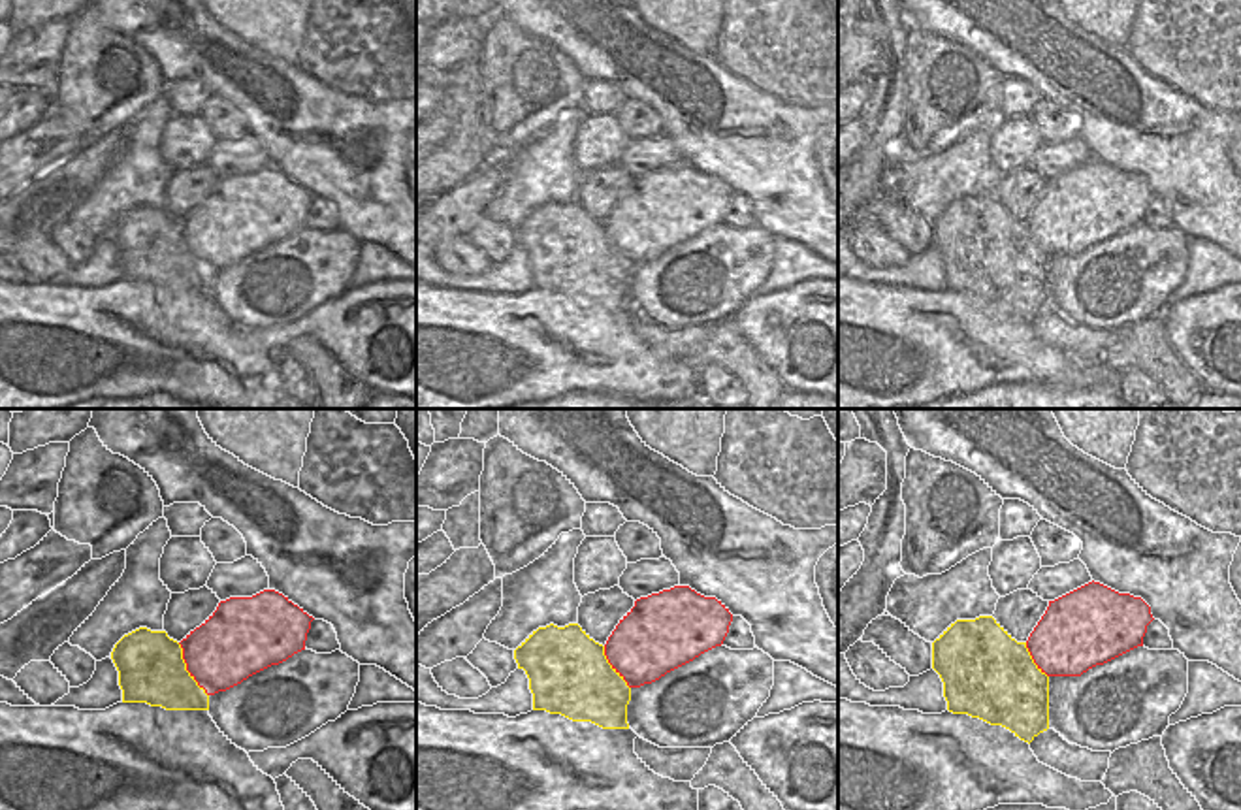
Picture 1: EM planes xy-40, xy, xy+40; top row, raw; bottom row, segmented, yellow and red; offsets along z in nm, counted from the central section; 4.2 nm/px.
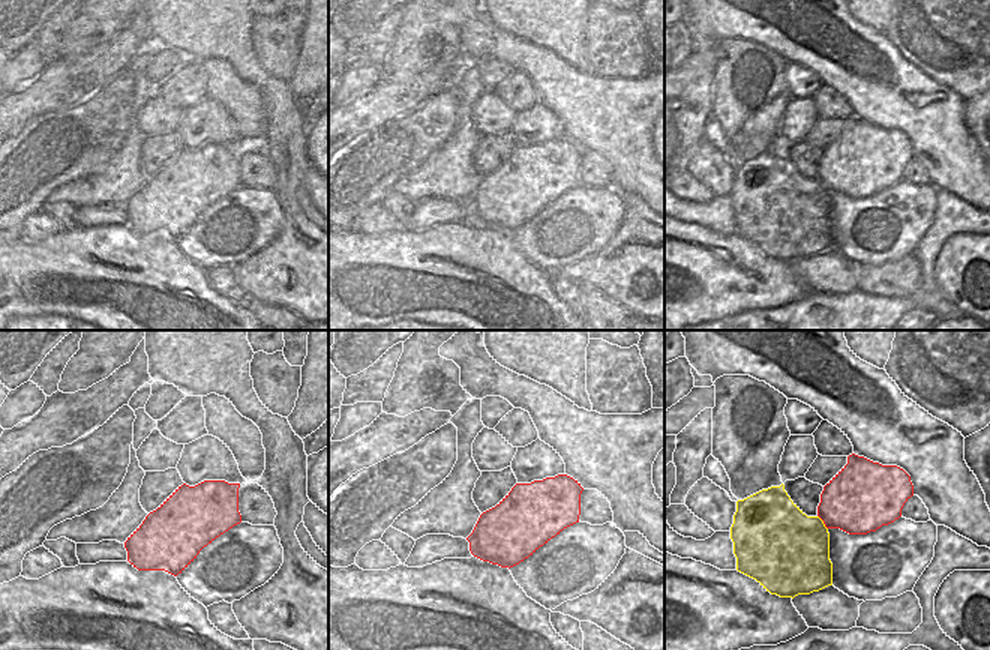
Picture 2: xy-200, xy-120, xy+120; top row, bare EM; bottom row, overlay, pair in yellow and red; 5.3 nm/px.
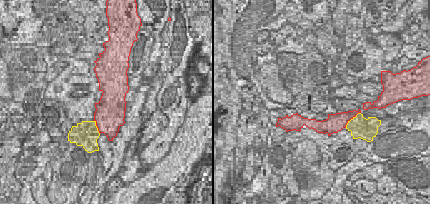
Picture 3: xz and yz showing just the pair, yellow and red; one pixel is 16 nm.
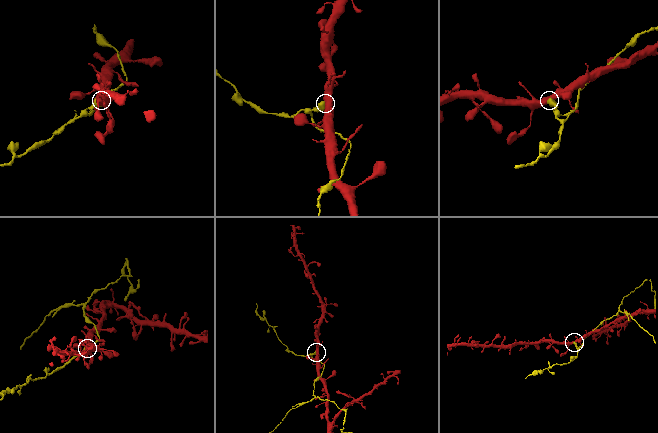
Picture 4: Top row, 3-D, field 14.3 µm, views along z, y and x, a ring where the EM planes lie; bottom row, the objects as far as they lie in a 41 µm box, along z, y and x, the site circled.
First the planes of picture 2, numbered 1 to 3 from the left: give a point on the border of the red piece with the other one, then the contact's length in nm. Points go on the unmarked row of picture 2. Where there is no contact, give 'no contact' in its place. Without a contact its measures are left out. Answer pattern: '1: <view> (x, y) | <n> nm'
1: no contact
2: no contact
3: xy+120 (822, 186) | 90 nm

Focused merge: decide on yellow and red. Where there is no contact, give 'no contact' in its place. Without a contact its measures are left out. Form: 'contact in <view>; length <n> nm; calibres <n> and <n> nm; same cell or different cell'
contact in xy-40; length 260 nm; calibres 280 and 300 nm; different cell

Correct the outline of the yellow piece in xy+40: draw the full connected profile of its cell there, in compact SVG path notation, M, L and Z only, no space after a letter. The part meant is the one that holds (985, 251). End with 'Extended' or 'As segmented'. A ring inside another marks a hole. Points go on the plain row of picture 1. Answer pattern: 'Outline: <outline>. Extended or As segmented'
Outline: M992 194L957 198L932 220L947 288L1002 303L1024 320L1049 307L1049 254Z. As segmented.

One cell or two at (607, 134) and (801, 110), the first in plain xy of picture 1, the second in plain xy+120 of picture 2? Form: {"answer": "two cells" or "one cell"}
{"answer": "one cell"}

